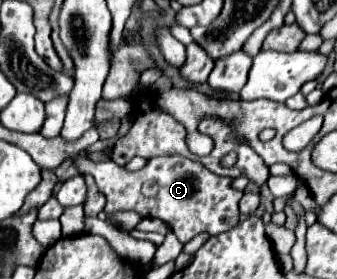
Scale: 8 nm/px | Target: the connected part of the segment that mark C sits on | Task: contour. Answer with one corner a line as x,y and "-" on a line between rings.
78,152
78,156
74,158
74,166
80,174
94,176
98,190
108,200
104,208
106,212
134,210
142,218
158,218
172,228
182,244
202,232
208,232
210,236
228,232
236,228
240,220
238,202
244,192
232,188
232,178
216,176
200,162
178,154
152,158
142,170
128,172
112,160
92,162
86,152

